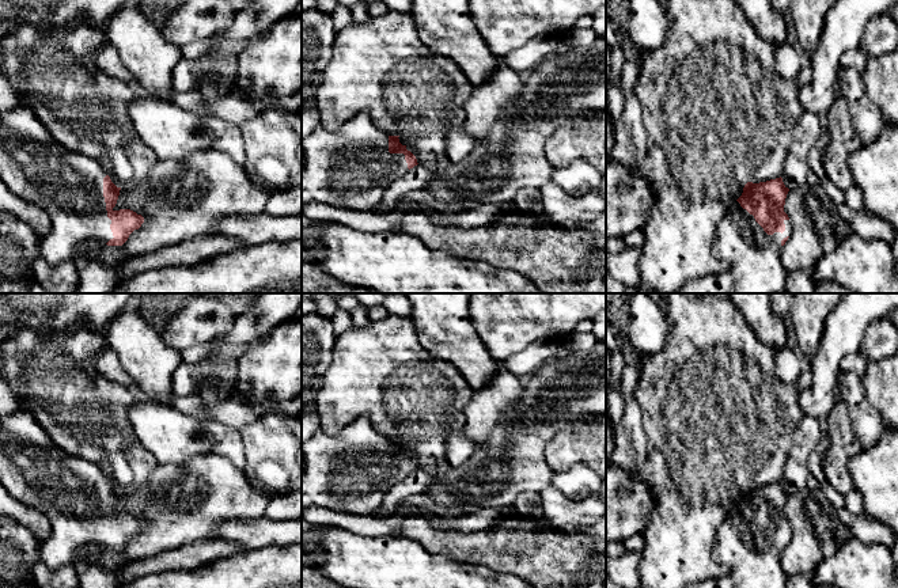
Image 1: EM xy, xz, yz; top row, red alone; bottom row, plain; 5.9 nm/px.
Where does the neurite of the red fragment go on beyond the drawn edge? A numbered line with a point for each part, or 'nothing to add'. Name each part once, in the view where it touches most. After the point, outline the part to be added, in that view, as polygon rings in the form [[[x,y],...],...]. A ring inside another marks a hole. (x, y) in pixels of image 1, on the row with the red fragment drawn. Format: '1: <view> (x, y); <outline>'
1: xy (68, 186); [[[19,105],[0,113],[0,181],[14,196],[38,205],[48,215],[50,228],[39,240],[39,255],[53,265],[71,259],[77,272],[77,293],[110,293],[122,282],[122,263],[80,258],[75,250],[86,239],[107,243],[114,238],[103,197],[106,175],[98,160],[61,149],[29,107]]]

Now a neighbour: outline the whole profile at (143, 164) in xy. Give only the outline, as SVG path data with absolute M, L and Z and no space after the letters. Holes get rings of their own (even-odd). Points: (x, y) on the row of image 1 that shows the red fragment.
M140 139L129 141L128 158L132 162L134 175L126 182L122 182L121 179L114 177L106 163L101 163L101 166L117 187L122 187L128 193L133 193L139 189L148 171L158 163L158 159L155 153Z

